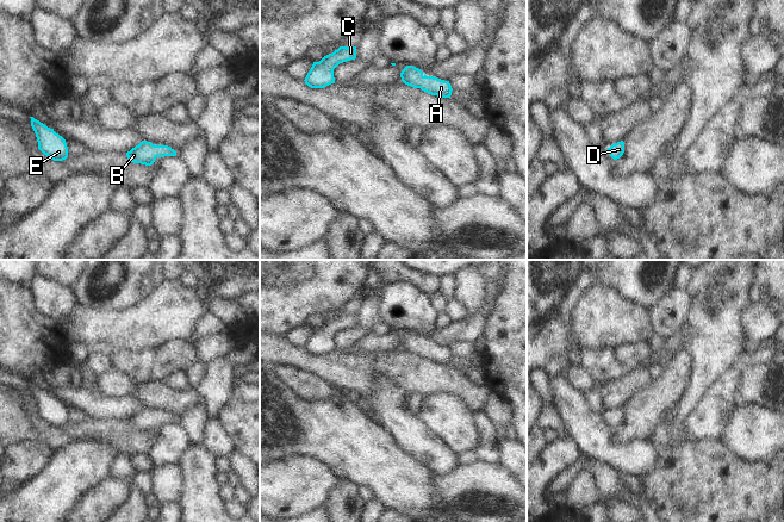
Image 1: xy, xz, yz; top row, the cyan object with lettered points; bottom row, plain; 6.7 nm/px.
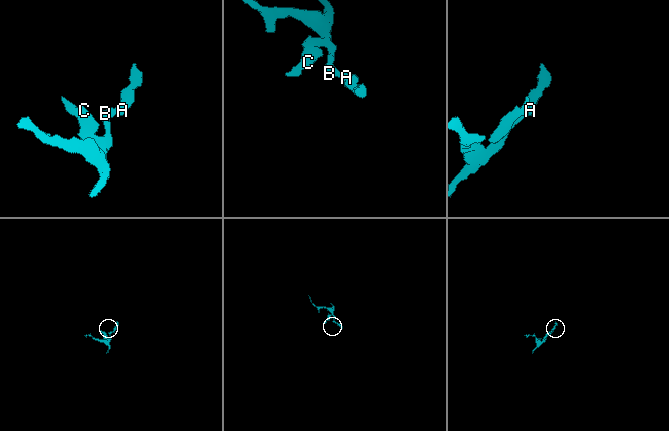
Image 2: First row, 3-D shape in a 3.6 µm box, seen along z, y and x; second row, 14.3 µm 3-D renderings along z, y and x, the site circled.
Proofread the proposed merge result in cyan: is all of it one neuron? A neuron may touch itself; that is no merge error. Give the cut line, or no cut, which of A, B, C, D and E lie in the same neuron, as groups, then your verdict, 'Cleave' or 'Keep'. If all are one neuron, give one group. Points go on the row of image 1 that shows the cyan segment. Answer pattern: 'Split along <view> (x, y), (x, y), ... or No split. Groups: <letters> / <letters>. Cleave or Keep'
No split. Groups: A B C D E. Keep

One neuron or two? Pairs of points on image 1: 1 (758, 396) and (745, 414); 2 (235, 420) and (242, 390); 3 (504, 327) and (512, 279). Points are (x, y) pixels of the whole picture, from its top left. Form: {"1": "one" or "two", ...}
{"1": "two", "2": "two", "3": "one"}

